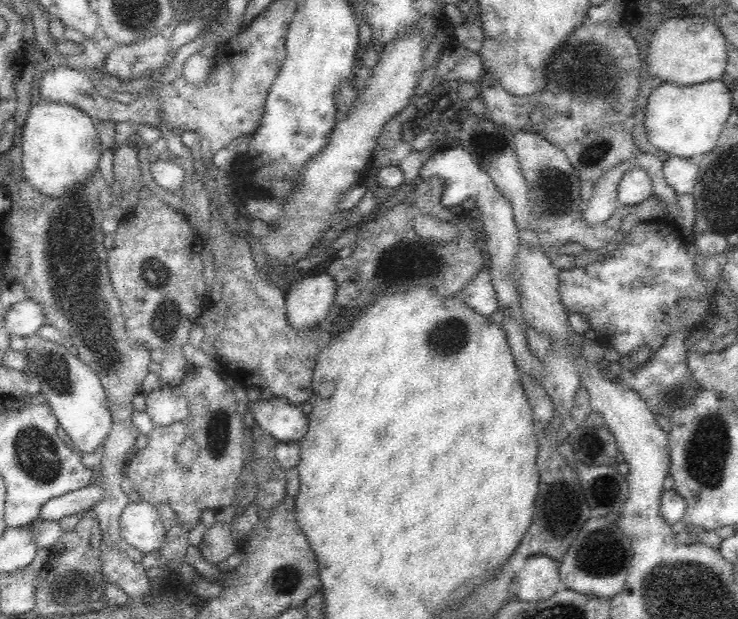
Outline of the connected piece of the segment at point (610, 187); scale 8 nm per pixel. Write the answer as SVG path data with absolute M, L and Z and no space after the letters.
M626 160L602 175L593 185L593 191L586 206L583 206L584 221L592 227L603 226L616 210L617 188L626 169L634 165L633 160Z

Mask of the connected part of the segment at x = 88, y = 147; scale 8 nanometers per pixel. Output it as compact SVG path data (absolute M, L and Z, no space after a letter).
M42 100L32 105L25 126L20 130L21 166L27 183L44 196L60 198L68 196L74 188L98 172L104 148L95 123L74 105Z

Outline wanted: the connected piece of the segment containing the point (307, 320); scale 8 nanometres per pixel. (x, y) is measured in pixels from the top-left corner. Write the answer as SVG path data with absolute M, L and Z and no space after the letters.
M316 274L296 282L286 294L286 314L295 329L312 329L329 314L336 283L329 274Z

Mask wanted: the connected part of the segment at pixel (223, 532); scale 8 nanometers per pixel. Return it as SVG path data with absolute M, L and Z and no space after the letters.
M219 521L206 528L202 542L197 547L202 557L214 565L220 565L228 556L239 550L239 544L232 537L230 522L224 524Z

